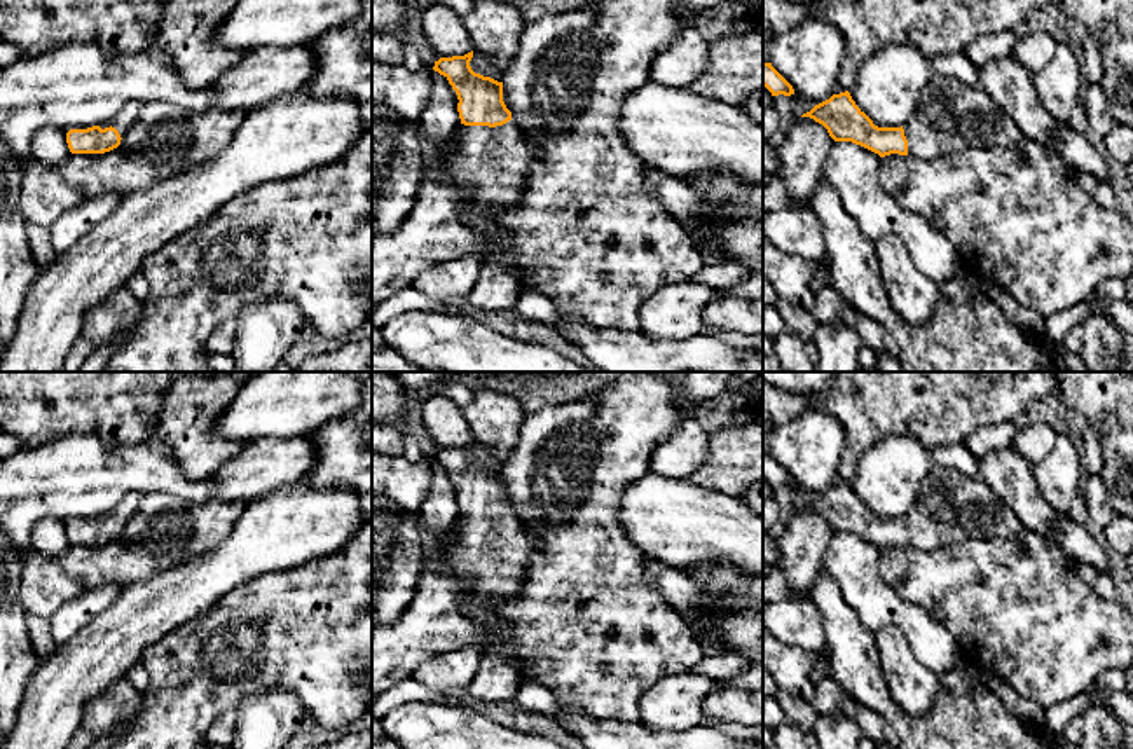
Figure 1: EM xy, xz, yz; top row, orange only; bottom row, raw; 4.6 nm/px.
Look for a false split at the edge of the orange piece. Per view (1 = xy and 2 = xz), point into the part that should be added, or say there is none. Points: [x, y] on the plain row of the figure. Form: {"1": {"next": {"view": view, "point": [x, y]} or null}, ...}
{"1": {"next": null}, "2": {"next": {"view": "xz", "point": [489, 557]}}}

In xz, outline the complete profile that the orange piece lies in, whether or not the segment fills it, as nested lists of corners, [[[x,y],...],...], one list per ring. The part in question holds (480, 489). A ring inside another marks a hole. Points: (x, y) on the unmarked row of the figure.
[[[473,442],[464,447],[440,449],[433,461],[449,471],[459,491],[461,513],[445,559],[466,592],[461,608],[466,616],[478,620],[491,637],[491,646],[482,655],[478,670],[466,690],[477,704],[503,704],[515,698],[522,676],[515,667],[517,642],[512,639],[512,625],[496,613],[494,606],[518,595],[536,539],[512,512],[512,503],[503,492],[503,473],[475,464],[470,457],[471,449]]]

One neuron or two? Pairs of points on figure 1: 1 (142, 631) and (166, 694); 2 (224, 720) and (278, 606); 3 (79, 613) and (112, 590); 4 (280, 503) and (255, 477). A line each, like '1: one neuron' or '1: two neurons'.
1: two neurons
2: two neurons
3: one neuron
4: two neurons

